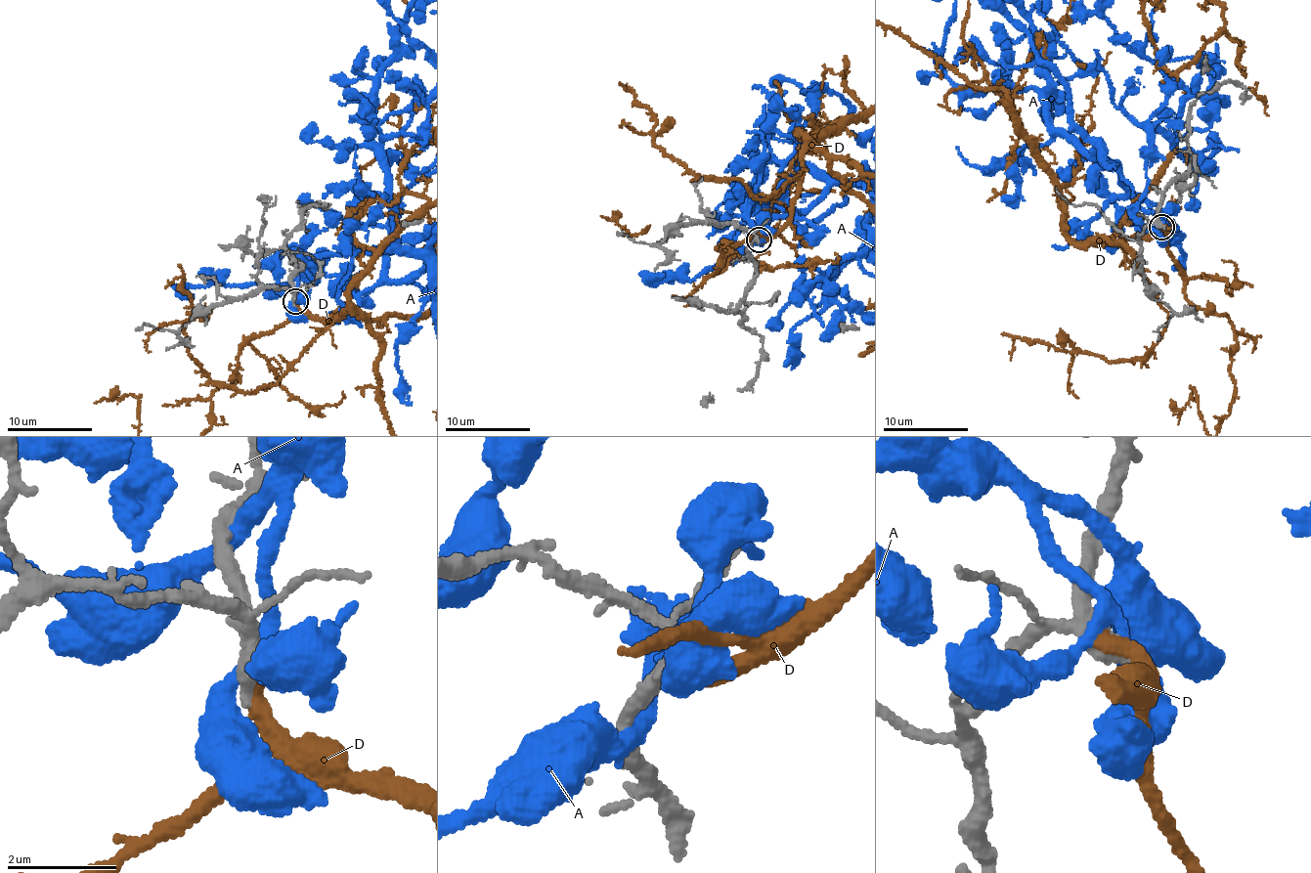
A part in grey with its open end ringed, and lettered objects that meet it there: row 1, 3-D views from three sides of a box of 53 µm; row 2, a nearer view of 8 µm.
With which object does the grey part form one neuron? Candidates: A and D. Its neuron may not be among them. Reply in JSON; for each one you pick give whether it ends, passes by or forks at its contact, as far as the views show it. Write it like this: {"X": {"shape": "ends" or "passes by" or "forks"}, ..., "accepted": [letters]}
{"D": {"shape": "ends"}, "accepted": ["D"]}

